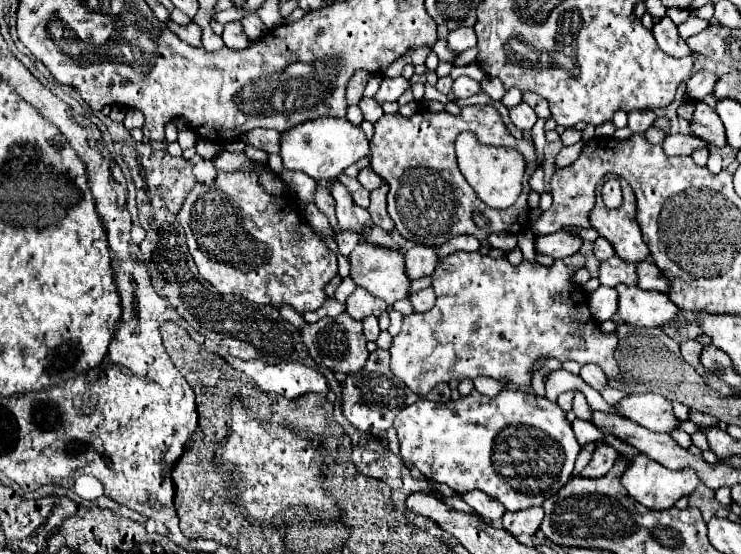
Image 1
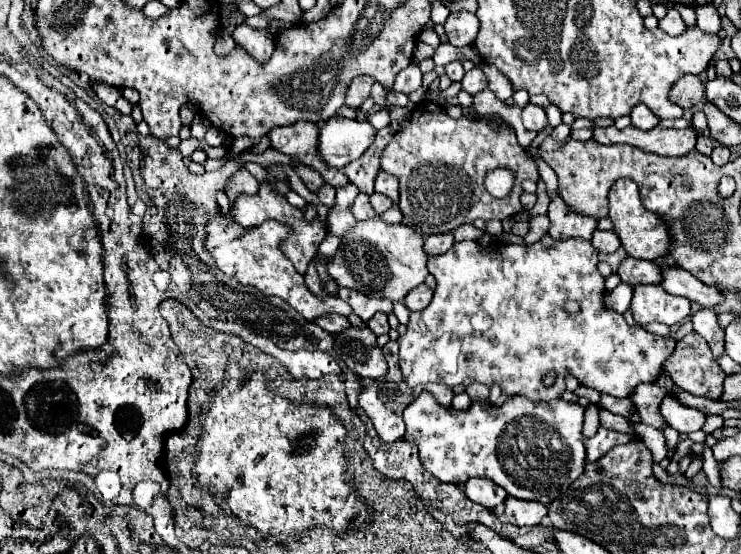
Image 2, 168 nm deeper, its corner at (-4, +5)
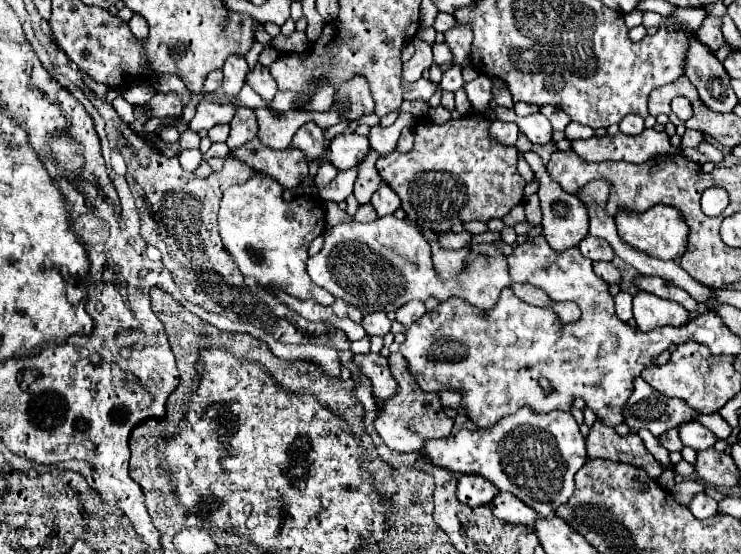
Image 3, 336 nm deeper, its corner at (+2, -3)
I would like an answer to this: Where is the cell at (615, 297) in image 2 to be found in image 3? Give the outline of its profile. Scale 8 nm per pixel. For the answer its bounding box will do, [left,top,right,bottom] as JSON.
[614,292,632,322]

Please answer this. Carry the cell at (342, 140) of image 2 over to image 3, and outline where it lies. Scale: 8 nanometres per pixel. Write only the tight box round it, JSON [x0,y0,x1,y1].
[330,132,370,170]

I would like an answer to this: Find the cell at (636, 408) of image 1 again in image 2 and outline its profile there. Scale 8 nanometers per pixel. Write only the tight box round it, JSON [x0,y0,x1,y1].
[660,398,706,432]

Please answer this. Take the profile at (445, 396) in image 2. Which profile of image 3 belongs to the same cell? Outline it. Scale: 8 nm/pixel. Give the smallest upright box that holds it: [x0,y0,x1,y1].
[374,354,454,452]

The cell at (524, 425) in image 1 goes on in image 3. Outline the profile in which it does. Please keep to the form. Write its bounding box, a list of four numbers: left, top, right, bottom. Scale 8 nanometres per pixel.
[424,408,588,518]

